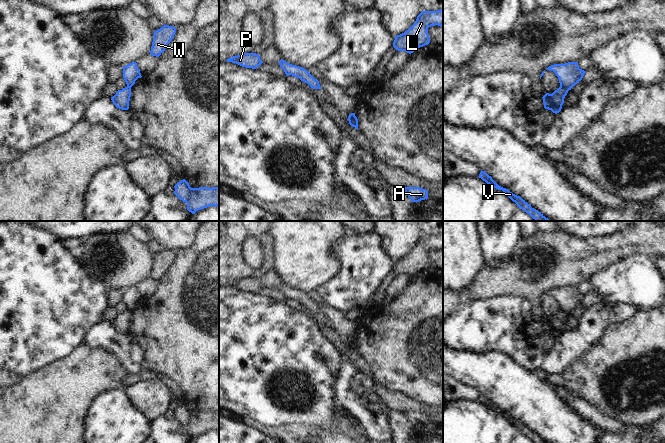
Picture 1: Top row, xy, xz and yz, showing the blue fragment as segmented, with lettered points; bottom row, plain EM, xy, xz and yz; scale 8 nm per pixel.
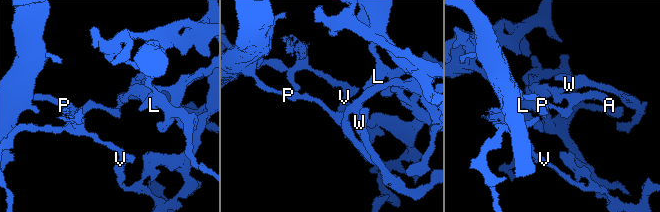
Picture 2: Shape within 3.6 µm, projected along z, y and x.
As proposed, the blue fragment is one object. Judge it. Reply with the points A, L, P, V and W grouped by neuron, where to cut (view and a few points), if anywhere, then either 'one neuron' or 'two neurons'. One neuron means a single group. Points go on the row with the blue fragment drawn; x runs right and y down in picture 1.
A V / L P W; cut in xy along (192, 188), (186, 202); two neurons

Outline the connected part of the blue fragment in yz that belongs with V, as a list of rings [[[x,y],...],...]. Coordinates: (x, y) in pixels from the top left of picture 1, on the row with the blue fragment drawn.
[[[485,171],[480,172],[479,178],[481,178],[483,181],[485,181],[490,186],[502,190],[505,195],[507,195],[513,202],[517,204],[519,208],[521,208],[523,211],[528,213],[533,219],[536,221],[550,221],[548,218],[546,218],[541,212],[531,207],[530,204],[528,204],[525,200],[523,200],[520,196],[517,196],[510,192],[508,189],[503,188],[499,186],[491,176],[489,176]]]

